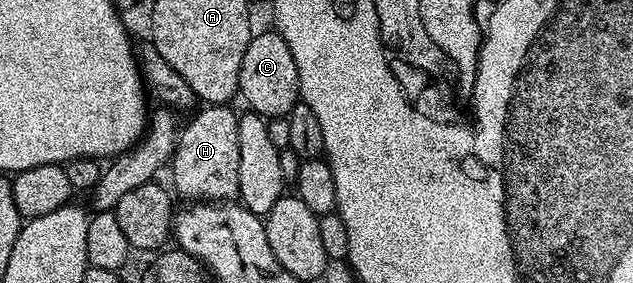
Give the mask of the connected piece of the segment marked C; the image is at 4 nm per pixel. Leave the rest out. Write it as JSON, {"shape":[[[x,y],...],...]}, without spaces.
{"shape":[[[277,30],[262,31],[251,38],[248,49],[244,49],[244,61],[240,65],[240,81],[238,89],[241,98],[246,98],[246,103],[251,112],[255,115],[261,115],[263,119],[281,119],[289,116],[290,110],[294,104],[299,102],[298,94],[298,74],[296,73],[296,61],[292,58],[292,49],[288,49],[288,41],[278,34]]]}

